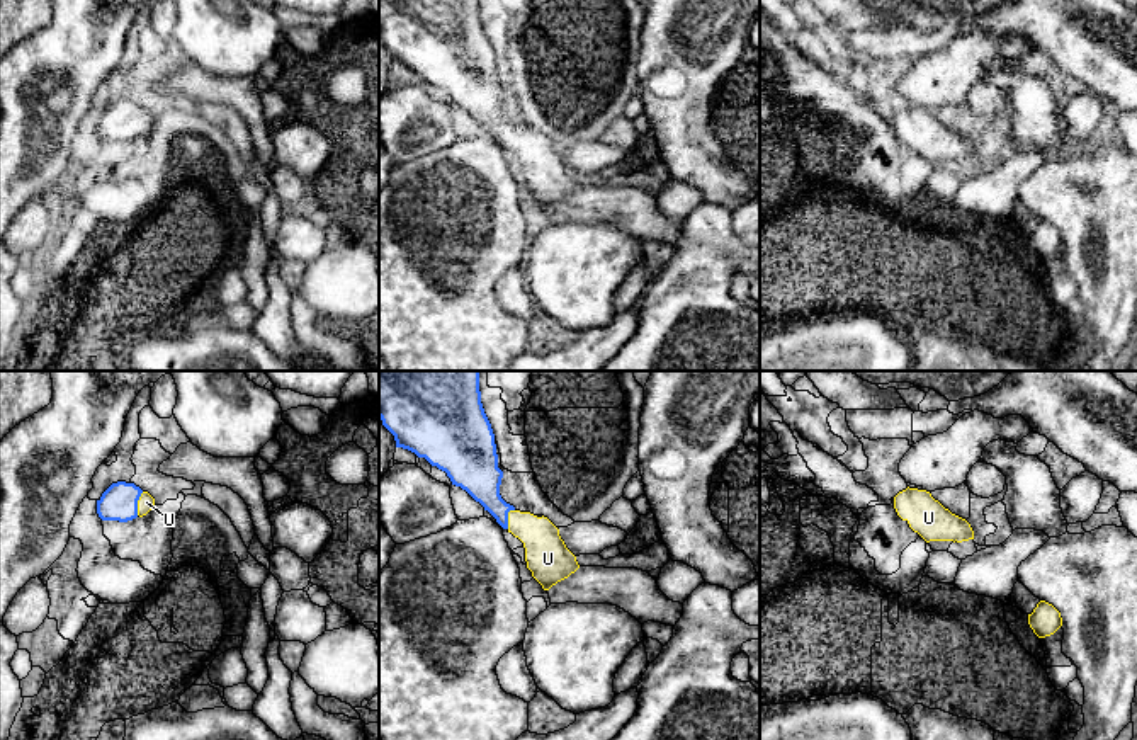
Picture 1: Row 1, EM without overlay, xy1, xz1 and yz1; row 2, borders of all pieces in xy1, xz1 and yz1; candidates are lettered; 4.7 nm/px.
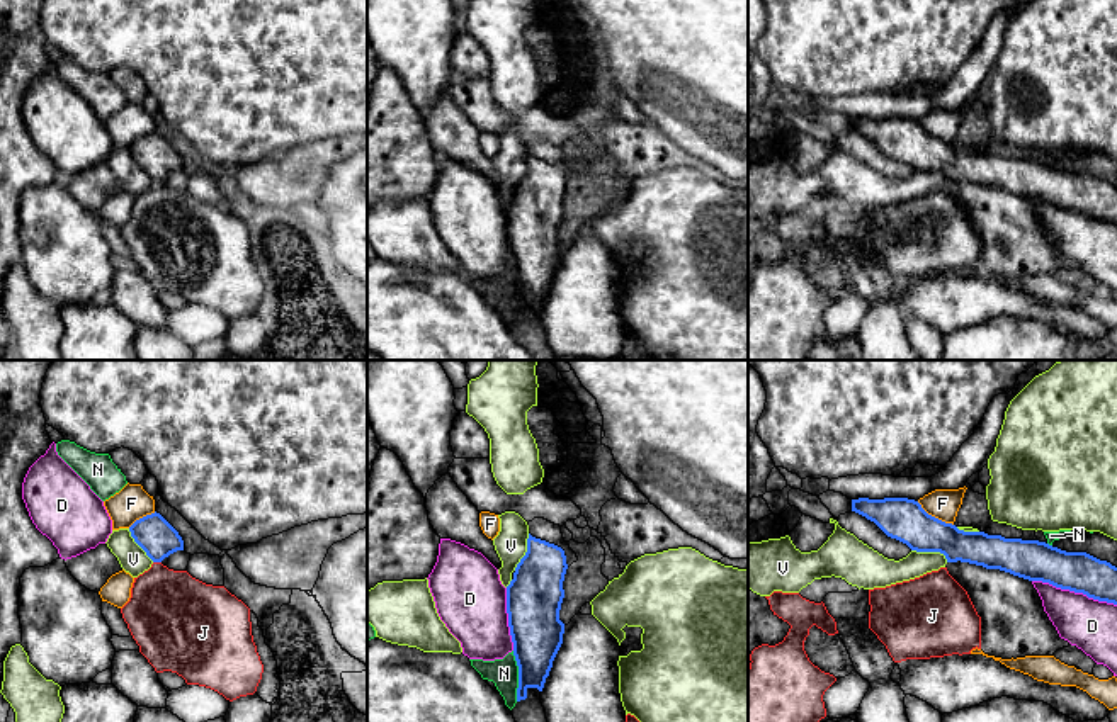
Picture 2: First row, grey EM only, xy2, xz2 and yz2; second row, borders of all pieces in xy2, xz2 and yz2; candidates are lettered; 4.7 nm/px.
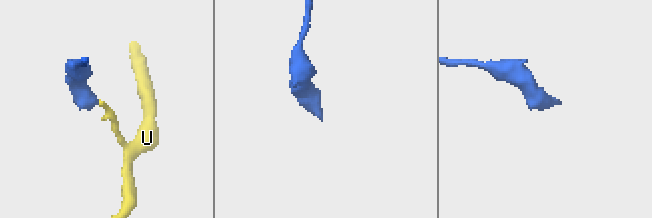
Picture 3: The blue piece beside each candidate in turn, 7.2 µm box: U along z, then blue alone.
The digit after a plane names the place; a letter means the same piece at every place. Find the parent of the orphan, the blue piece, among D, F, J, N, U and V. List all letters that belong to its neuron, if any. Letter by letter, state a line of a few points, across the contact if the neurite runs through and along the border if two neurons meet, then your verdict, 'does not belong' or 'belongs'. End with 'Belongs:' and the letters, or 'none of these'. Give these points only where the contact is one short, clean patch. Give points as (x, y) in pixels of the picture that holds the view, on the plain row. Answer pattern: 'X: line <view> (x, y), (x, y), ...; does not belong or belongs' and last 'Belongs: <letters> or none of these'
D: does not belong
F: line yz2 (917, 121), (929, 133), (952, 145); does not belong
J: does not belong
N: does not belong
U: line xy1 (119, 121), (136, 123), (147, 121); belongs
V: line yz2 (912, 169), (939, 170), (947, 180); does not belong
Belongs: U

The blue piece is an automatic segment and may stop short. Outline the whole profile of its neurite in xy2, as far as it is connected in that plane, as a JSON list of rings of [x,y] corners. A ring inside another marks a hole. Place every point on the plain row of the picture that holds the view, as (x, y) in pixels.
[[[156,131],[136,139],[129,151],[153,182],[162,182],[170,173],[184,170],[179,151]]]

